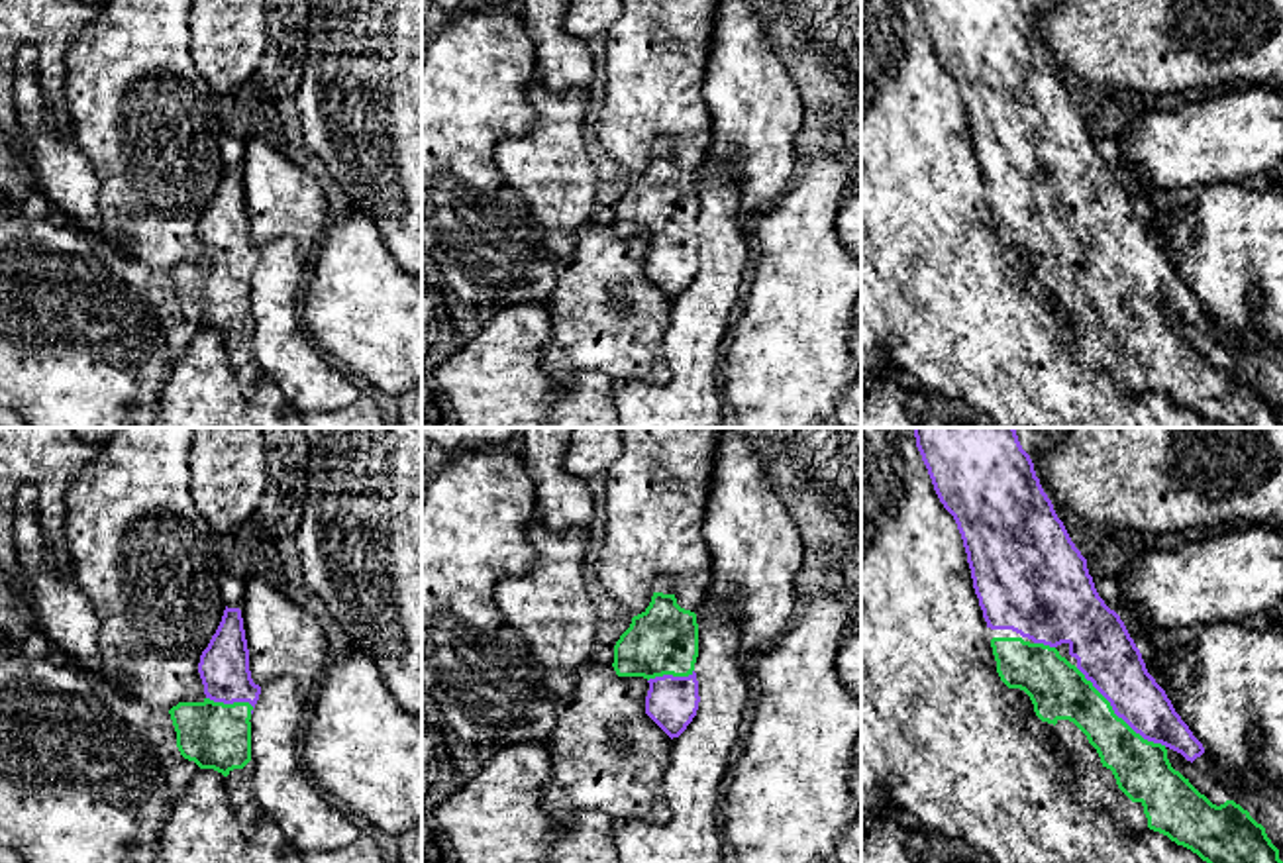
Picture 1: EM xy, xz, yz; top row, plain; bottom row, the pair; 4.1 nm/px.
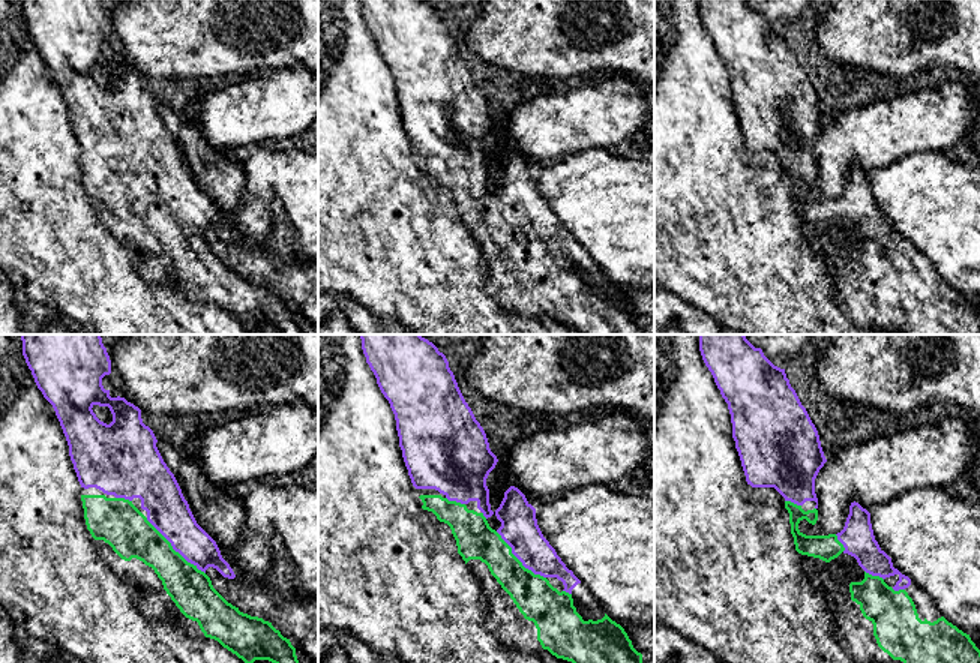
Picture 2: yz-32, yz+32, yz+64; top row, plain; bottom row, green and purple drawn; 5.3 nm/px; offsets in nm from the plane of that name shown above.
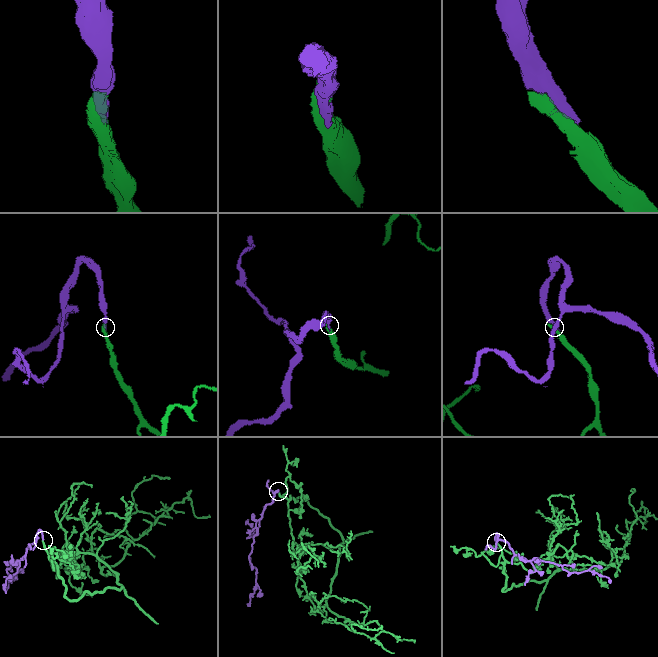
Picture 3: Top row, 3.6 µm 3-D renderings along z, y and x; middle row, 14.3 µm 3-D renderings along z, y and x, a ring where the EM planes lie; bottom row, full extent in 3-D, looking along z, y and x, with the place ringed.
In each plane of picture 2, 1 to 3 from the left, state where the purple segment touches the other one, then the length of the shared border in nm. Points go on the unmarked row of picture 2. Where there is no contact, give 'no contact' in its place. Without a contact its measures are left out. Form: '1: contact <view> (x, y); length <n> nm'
1: contact yz-32 (173, 213); length 440 nm
2: contact yz+32 (518, 224); length 380 nm
3: contact yz+64 (874, 240); length 120 nm

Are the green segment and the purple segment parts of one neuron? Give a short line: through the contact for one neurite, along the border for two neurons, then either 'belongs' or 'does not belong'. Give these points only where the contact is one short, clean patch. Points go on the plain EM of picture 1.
belongs

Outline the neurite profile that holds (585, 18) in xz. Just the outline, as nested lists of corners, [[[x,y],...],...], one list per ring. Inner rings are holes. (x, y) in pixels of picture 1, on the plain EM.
[[[569,0],[563,29],[575,39],[604,37],[622,14],[622,0]]]

